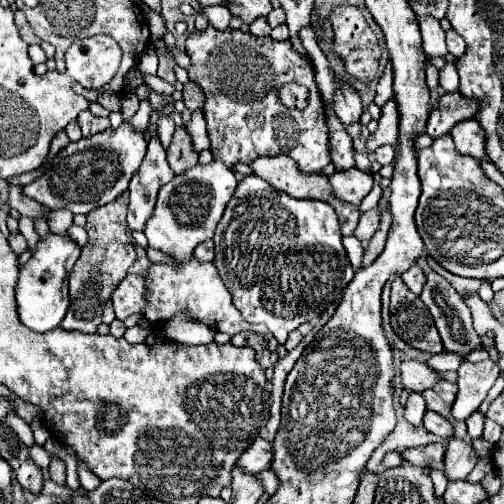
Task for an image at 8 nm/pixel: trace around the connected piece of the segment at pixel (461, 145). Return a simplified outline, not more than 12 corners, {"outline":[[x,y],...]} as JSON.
{"outline":[[475,119],[449,133],[457,151],[487,161],[483,129]]}

